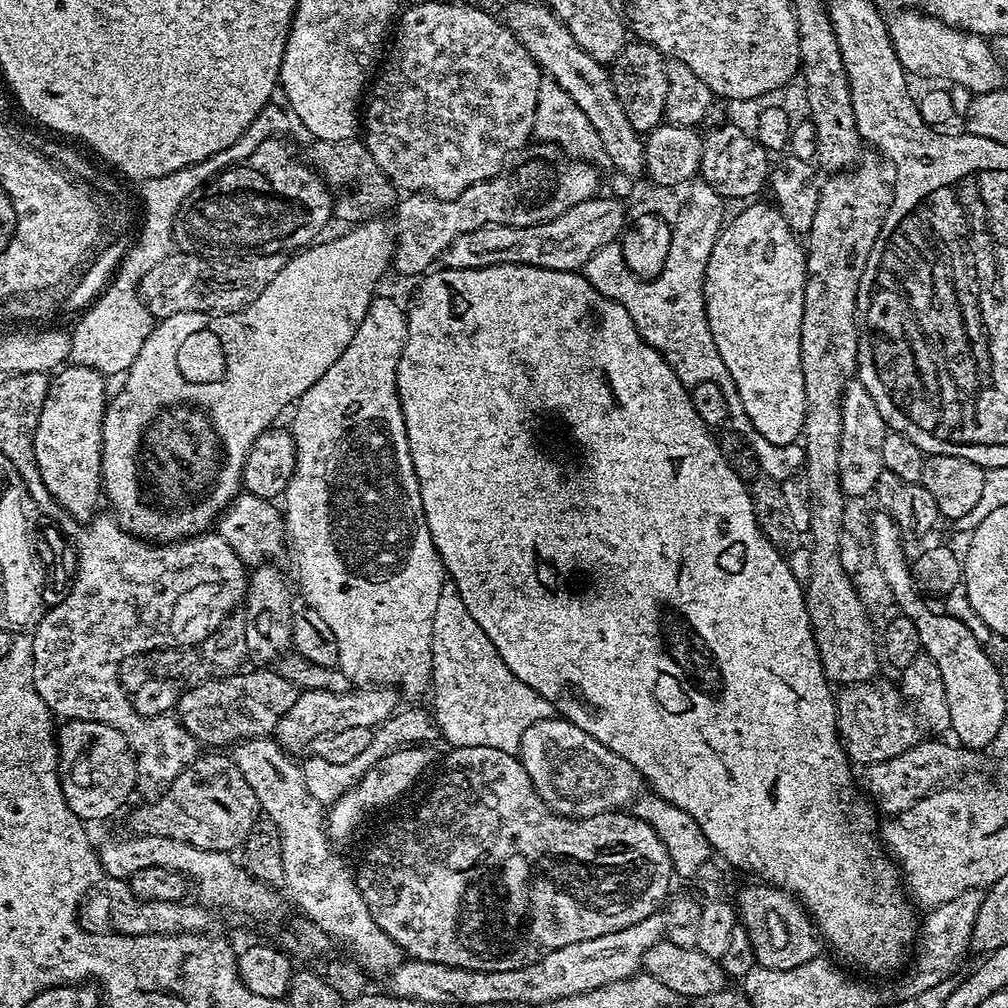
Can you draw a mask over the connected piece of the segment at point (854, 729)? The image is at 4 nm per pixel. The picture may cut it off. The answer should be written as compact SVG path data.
M879 680L849 684L835 693L836 727L840 730L844 751L849 761L856 763L857 760L860 766L886 762L918 743L918 721L906 707L900 688L895 683Z

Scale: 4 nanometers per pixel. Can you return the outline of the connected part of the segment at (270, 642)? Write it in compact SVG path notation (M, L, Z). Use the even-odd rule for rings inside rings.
M264 562L251 569L248 577L246 603L242 608L246 626L247 659L256 666L271 665L280 660L293 647L292 613L294 603L292 604L292 592L288 589L283 574L272 564L275 563Z

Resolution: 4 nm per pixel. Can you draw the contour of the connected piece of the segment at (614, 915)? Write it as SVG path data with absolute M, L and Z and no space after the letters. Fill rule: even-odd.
M466 746L465 748L452 748L449 756L444 760L444 769L436 776L436 781L432 784L432 789L428 792L428 797L420 804L420 812L416 812L413 816L408 816L405 820L400 820L397 824L392 824L385 830L384 836L380 836L368 849L364 852L364 865L361 866L360 872L355 873L356 884L360 888L362 898L366 902L366 906L370 910L370 914L374 918L374 922L378 922L378 926L382 930L386 930L386 934L390 939L395 941L400 948L413 960L425 960L426 962L438 962L446 966L462 966L466 970L514 970L522 966L530 966L534 962L538 962L541 956L550 954L554 950L562 950L562 946L574 946L574 942L586 942L590 938L602 938L602 934L614 934L614 930L626 930L626 926L634 926L638 922L642 922L642 918L653 915L657 911L656 908L665 903L666 897L669 895L668 887L674 881L674 869L672 859L668 853L668 848L660 841L656 831L648 825L644 820L637 820L635 815L629 814L624 810L613 810L611 812L602 812L593 816L564 816L559 812L553 811L548 807L545 800L536 792L535 786L532 784L530 774L526 772L520 764L519 759L513 753L503 752L502 750L494 750L490 746Z

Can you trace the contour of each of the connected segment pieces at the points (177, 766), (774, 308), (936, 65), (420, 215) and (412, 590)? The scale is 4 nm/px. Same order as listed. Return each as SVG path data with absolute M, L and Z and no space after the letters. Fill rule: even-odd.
M117 660L32 661L33 689L42 694L52 713L64 720L93 720L109 724L127 738L136 753L136 775L141 789L166 786L196 759L198 742L180 726L179 719L171 715L143 716L134 710L129 693L124 691L120 681L120 663Z
M760 202L749 203L744 206L749 208L742 209L733 220L731 217L725 223L718 242L714 242L714 250L710 250L710 262L704 271L706 318L714 346L718 346L718 354L722 354L728 380L741 395L750 422L754 422L767 441L794 444L804 431L804 416L808 413L808 408L802 404L804 379L800 361L806 252L776 206L756 203Z
M900 10L895 13L893 20L887 21L888 37L892 39L894 50L898 54L898 62L902 62L905 72L916 76L933 76L936 82L946 82L957 84L960 88L965 88L971 94L998 91L1005 87L1004 68L1001 57L994 51L987 39L979 36L976 32L969 32L958 28L954 24L947 24L933 16L927 16L922 10Z
M533 143L520 158L521 160L517 164L509 163L494 178L470 186L453 200L439 200L437 196L423 194L405 195L394 209L394 217L396 216L394 268L397 268L404 276L418 275L417 277L419 277L421 274L427 273L439 261L440 255L444 253L446 246L450 246L450 242L454 242L454 238L458 238L470 230L478 230L487 224L513 224L514 226L545 224L547 220L553 220L558 214L570 210L570 206L578 206L578 202L586 202L597 195L596 172L592 169L595 167L589 161L581 160L575 155L565 152L556 144Z
M383 294L377 295L372 301L372 305L366 310L366 318L362 318L362 322L358 326L358 330L354 334L354 338L350 338L350 346L346 346L346 350L342 350L342 354L338 358L338 362L334 362L334 366L330 366L330 370L326 370L326 374L322 374L322 378L318 378L318 382L314 382L314 386L310 386L310 390L306 390L306 394L302 394L299 400L294 405L296 413L292 416L292 425L290 431L292 440L296 444L296 468L292 472L292 476L288 480L282 493L282 515L285 519L286 536L290 541L290 552L296 555L296 576L300 579L300 592L304 595L303 603L307 607L318 610L318 614L322 614L322 618L326 621L326 626L330 626L330 630L334 630L334 638L338 638L338 658L341 656L408 656L408 652L424 652L424 656L429 656L432 653L432 631L434 630L434 610L438 608L438 594L442 594L446 583L446 573L444 563L440 561L438 550L434 546L434 542L430 538L430 530L424 521L424 514L420 506L420 483L416 477L416 471L412 465L412 455L408 447L402 445L406 440L406 426L404 425L404 412L400 409L400 395L396 393L396 367L400 361L400 355L404 349L404 339L408 333L408 318L403 307L399 308L394 301Z

